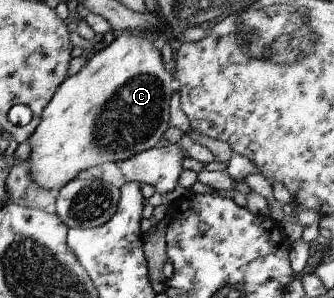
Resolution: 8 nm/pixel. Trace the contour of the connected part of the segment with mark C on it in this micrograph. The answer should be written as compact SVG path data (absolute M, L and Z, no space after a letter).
M122 32L120 35L116 35L115 39L109 43L104 49L97 51L86 64L77 71L77 73L71 74L56 87L53 92L51 99L44 105L41 110L39 123L35 126L33 133L26 139L29 143L29 153L28 153L28 174L32 179L32 182L39 186L40 188L50 190L53 187L63 187L68 181L71 181L77 175L82 175L85 169L93 167L93 165L103 165L103 163L115 163L125 161L142 151L152 148L159 138L162 137L165 130L168 128L168 101L170 100L170 95L173 92L173 87L175 86L175 79L173 75L170 74L169 70L164 67L161 62L161 56L159 50L155 49L153 42L156 35L151 32Z

